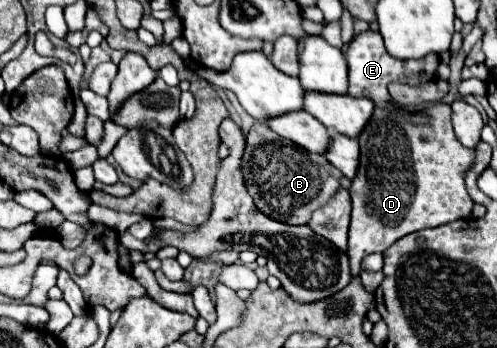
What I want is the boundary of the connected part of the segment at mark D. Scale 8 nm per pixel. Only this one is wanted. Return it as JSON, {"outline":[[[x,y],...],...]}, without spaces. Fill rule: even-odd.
{"outline":[[[433,104],[427,106],[425,110],[427,122],[425,124],[415,124],[395,110],[383,110],[375,108],[367,128],[363,128],[363,134],[359,134],[357,142],[361,148],[359,154],[359,170],[355,178],[351,180],[351,224],[349,224],[349,246],[347,246],[347,256],[349,256],[349,268],[351,276],[357,278],[361,270],[361,260],[367,254],[383,252],[387,250],[393,242],[399,238],[419,232],[423,228],[435,228],[443,226],[461,218],[469,218],[473,200],[469,198],[465,190],[465,180],[463,172],[471,168],[475,160],[475,152],[471,148],[465,148],[451,126],[451,106],[449,104]]]}

